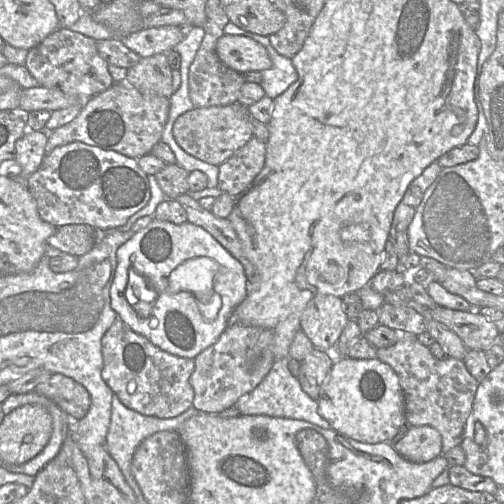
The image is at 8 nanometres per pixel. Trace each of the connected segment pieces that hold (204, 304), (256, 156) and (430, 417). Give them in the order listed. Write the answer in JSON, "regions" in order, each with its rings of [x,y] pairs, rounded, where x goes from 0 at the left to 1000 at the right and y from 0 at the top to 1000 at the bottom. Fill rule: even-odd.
{"regions":[[[[304,435],[242,484],[218,573],[222,613],[266,659],[337,702],[385,712],[423,685],[448,653],[462,615],[490,587],[482,526],[399,448]]],[[[500,272],[435,327],[433,369],[460,391],[480,383],[522,335],[530,284]]],[[[786,657],[786,659],[788,659],[788,679],[780,687],[770,688],[770,690],[750,690],[748,692],[748,710],[754,716],[758,716],[760,720],[766,720],[768,724],[772,724],[790,746],[792,760],[794,760],[794,766],[796,766],[796,772],[802,784],[806,839],[813,843],[815,847],[849,843],[849,845],[863,849],[875,861],[877,901],[883,901],[891,893],[895,893],[899,887],[913,883],[925,865],[937,865],[938,796],[942,790],[942,782],[944,782],[950,758],[929,738],[919,714],[909,714],[909,712],[901,712],[893,708],[889,708],[885,714],[869,714],[857,704],[849,688],[839,687],[829,677],[829,671],[825,665],[812,661],[812,659],[802,659],[802,657]]]]}

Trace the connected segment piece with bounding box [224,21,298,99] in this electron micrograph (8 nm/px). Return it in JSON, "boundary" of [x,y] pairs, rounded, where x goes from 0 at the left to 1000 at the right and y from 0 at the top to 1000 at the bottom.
{"boundary":[[[456,42],[444,54],[444,67],[468,67],[494,73],[514,83],[530,97],[540,119],[540,133],[516,141],[520,151],[516,169],[522,173],[528,188],[538,196],[546,196],[550,190],[558,188],[591,157],[591,145],[581,131],[579,119],[554,107],[540,91],[532,71],[482,60]]]}

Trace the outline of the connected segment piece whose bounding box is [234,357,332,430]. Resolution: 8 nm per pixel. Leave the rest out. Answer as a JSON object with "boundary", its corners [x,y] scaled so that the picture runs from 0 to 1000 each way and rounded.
{"boundary":[[[562,708],[546,714],[536,736],[512,766],[478,786],[464,806],[478,823],[528,823],[603,833],[647,853],[659,851],[655,839],[631,821],[631,798],[605,780],[593,754],[573,736],[573,712],[575,708]]]}

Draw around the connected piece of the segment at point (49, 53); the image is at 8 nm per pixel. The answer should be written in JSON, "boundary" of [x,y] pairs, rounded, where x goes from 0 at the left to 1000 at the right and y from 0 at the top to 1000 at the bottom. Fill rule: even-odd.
{"boundary":[[[117,54],[79,87],[56,99],[50,131],[62,149],[93,175],[113,175],[127,185],[173,200],[226,167],[214,125],[196,109],[190,79],[137,56]]]}

